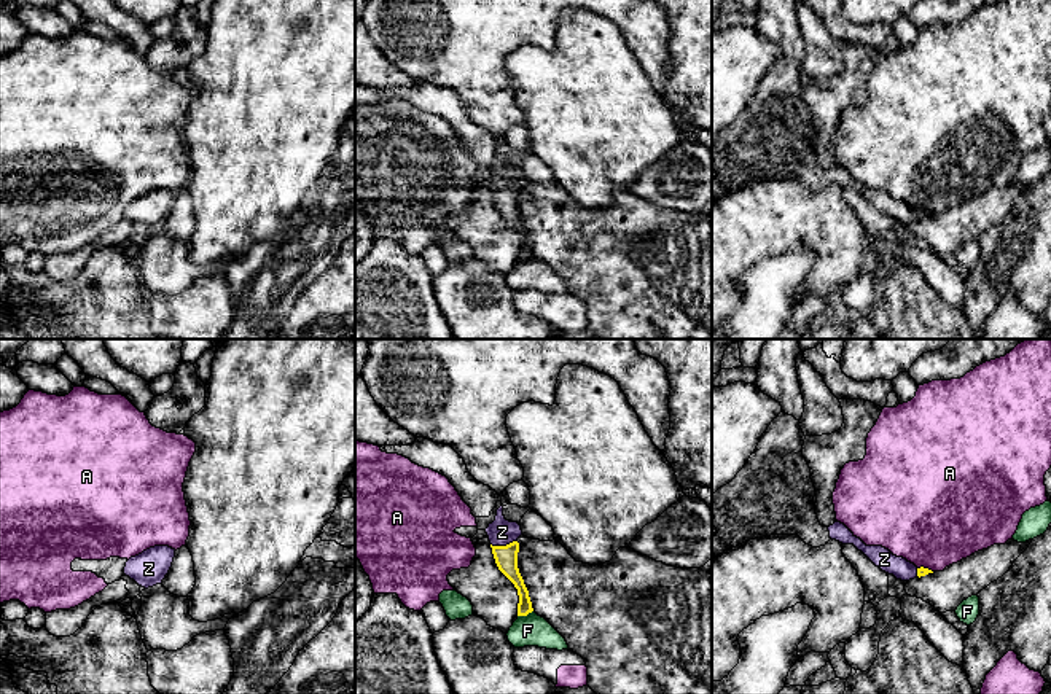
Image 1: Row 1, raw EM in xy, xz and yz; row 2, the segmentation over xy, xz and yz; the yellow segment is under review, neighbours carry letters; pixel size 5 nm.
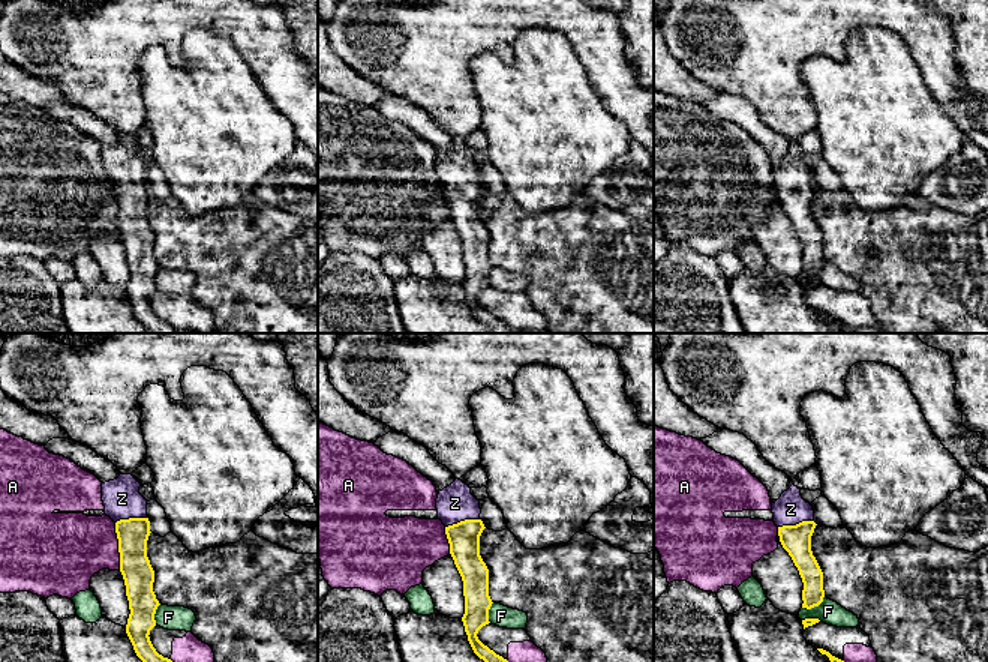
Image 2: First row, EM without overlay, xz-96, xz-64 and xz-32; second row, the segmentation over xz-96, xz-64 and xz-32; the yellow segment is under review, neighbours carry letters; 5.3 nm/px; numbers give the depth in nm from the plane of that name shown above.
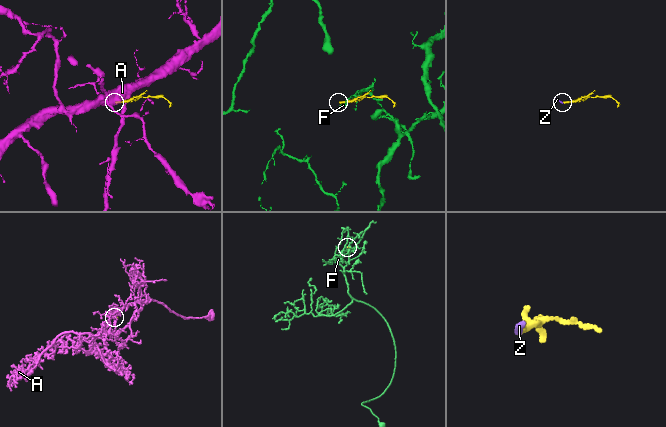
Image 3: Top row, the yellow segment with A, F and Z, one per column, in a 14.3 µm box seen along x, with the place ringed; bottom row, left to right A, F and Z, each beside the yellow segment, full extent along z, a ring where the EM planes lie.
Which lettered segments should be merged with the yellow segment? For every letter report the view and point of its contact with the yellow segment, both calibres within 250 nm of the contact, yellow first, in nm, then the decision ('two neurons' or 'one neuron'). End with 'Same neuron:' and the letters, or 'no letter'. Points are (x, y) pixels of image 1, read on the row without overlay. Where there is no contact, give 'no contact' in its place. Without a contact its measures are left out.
A: yz (925, 212) | 50/480 nm | two neurons
F: xz (524, 258) | 80/160 nm | two neurons
Z: xz (502, 190) | 110/140 nm | one neuron
Same neuron: Z

